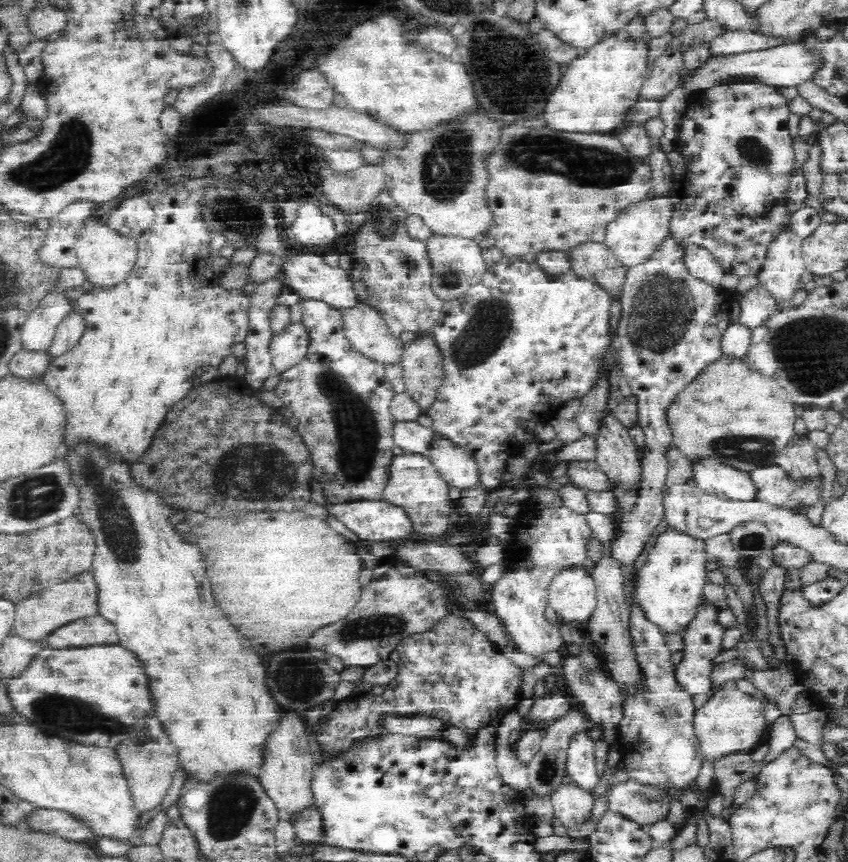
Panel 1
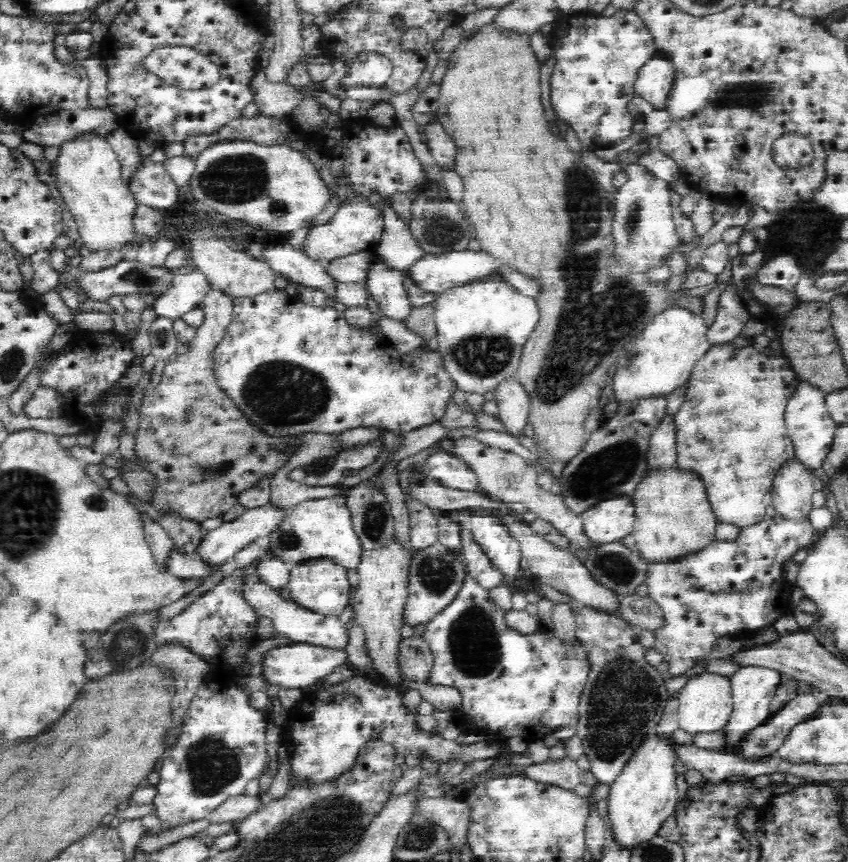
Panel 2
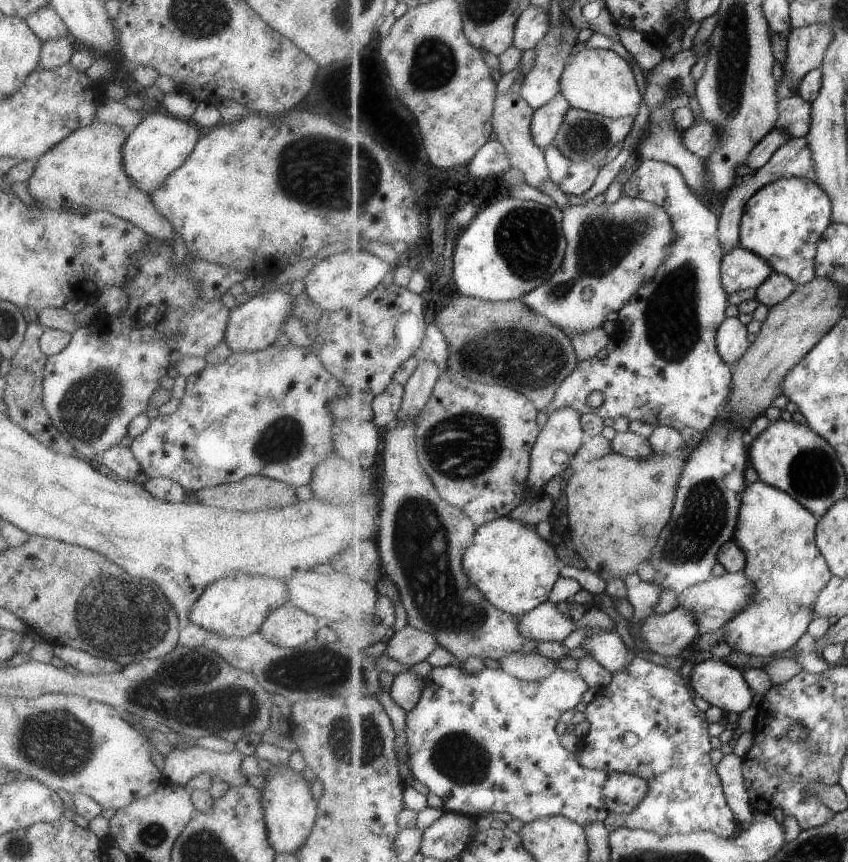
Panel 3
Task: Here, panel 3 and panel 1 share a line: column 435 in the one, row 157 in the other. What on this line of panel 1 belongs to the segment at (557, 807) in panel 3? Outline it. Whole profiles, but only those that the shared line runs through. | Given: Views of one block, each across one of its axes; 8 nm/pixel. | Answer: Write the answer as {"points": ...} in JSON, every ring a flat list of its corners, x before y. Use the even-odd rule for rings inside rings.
{"points":[[728,80,718,84,718,86,704,89,699,92,698,98,694,102,688,104,688,108,680,122,675,150,666,153,674,180,673,192,671,193,673,215,669,224,669,232,672,233,672,239,676,239,684,244,697,245,708,250,714,258,717,258,725,273,733,272,740,279,749,274,757,275,761,271,770,242,775,237,778,237,780,232,790,229,786,228,786,224,791,222,792,212,788,211,785,206,787,204,786,192,792,176,791,171,795,164,794,140,791,139,788,127,790,114,788,99,783,94,780,94,777,87,764,84,758,80]]}

